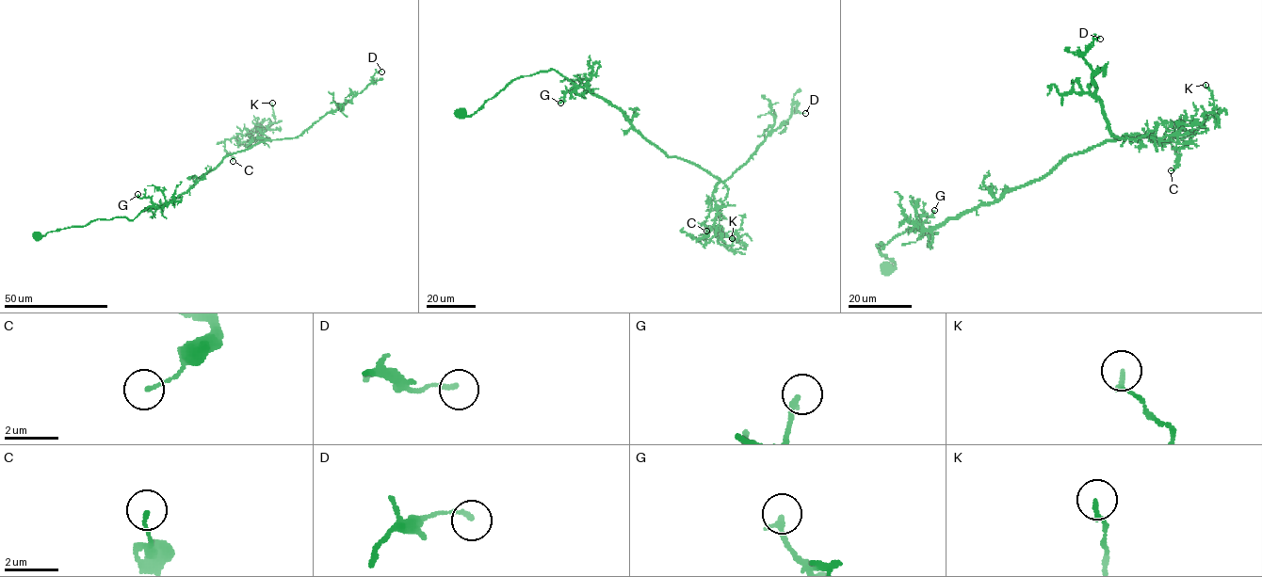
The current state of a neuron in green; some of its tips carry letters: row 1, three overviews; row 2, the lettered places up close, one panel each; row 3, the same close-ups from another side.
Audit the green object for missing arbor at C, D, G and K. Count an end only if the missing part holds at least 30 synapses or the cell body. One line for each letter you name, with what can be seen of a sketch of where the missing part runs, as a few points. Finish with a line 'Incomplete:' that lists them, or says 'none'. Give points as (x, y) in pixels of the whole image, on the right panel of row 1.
Incomplete: none

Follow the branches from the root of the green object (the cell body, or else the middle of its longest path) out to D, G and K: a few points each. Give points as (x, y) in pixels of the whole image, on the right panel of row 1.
D: (1029, 183), (1069, 156), (1106, 140), (1124, 138), (1111, 132), (1094, 94), (1094, 73), (1080, 56), (1100, 39)
G: (1029, 183), (1010, 189), (995, 200), (983, 203), (958, 217), (921, 230), (922, 216), (931, 216), (934, 210)
K: (1029, 183), (1066, 158), (1106, 140), (1189, 134), (1211, 118), (1218, 125), (1212, 91), (1205, 85)

